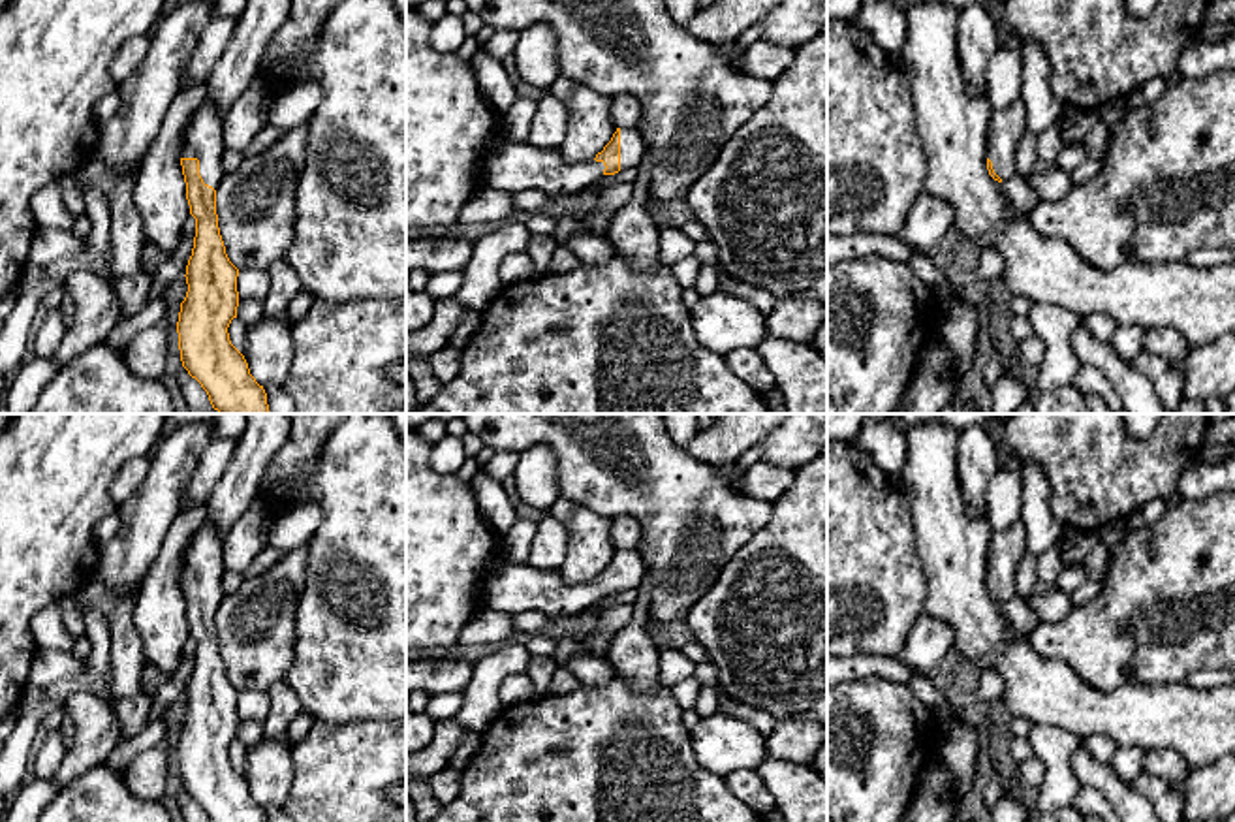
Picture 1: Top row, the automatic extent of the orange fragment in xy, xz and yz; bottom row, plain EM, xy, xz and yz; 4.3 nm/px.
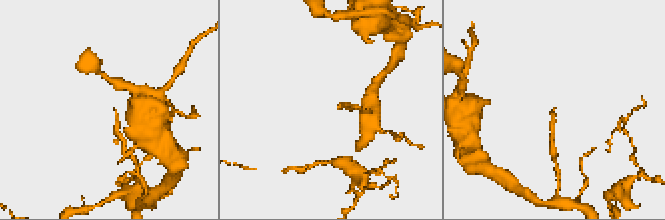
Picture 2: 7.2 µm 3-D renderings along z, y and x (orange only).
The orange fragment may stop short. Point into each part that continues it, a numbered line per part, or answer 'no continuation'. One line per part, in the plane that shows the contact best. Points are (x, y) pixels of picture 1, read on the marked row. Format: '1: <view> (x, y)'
1: xy (203, 140)

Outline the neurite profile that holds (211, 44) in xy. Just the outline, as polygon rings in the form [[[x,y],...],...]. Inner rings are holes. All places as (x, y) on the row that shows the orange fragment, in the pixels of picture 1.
[[[214,17],[199,41],[195,43],[194,53],[186,60],[180,70],[180,87],[184,83],[199,83],[207,81],[209,73],[216,66],[220,55],[224,53],[226,45],[229,43],[233,32],[237,30],[239,17]]]

